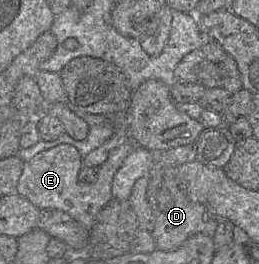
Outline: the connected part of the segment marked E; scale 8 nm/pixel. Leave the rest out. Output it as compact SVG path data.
M130 139L114 149L107 160L98 167L98 177L91 184L83 184L78 175L82 168L83 157L70 144L61 144L42 151L24 163L23 171L16 187L16 193L28 199L40 210L55 209L68 213L85 229L91 230L99 212L112 199L112 182L124 160L134 149Z

